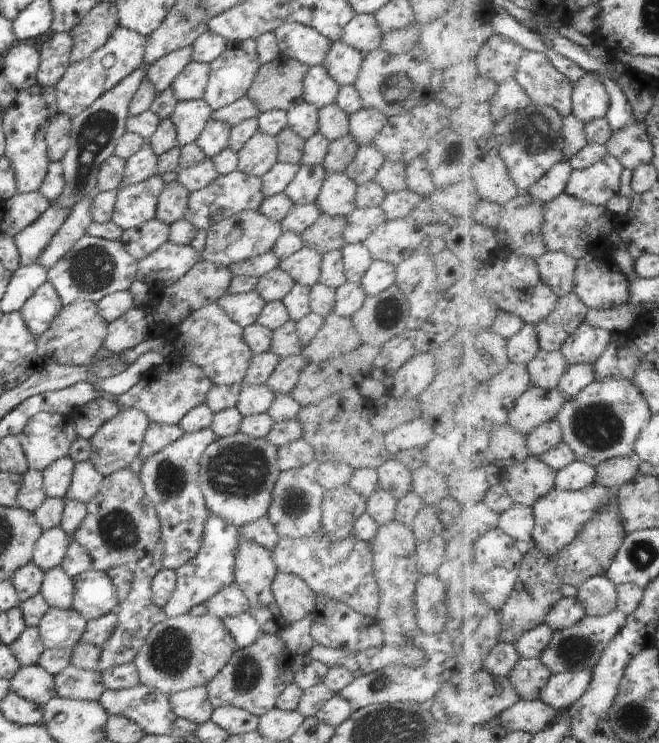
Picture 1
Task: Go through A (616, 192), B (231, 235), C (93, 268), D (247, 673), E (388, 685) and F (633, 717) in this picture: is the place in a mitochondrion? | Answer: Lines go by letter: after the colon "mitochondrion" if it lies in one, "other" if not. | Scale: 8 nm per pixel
A: other
B: mitochondrion
C: mitochondrion
D: mitochondrion
E: mitochondrion
F: mitochondrion

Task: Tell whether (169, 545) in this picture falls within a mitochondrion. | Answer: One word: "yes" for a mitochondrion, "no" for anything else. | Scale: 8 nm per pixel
no

